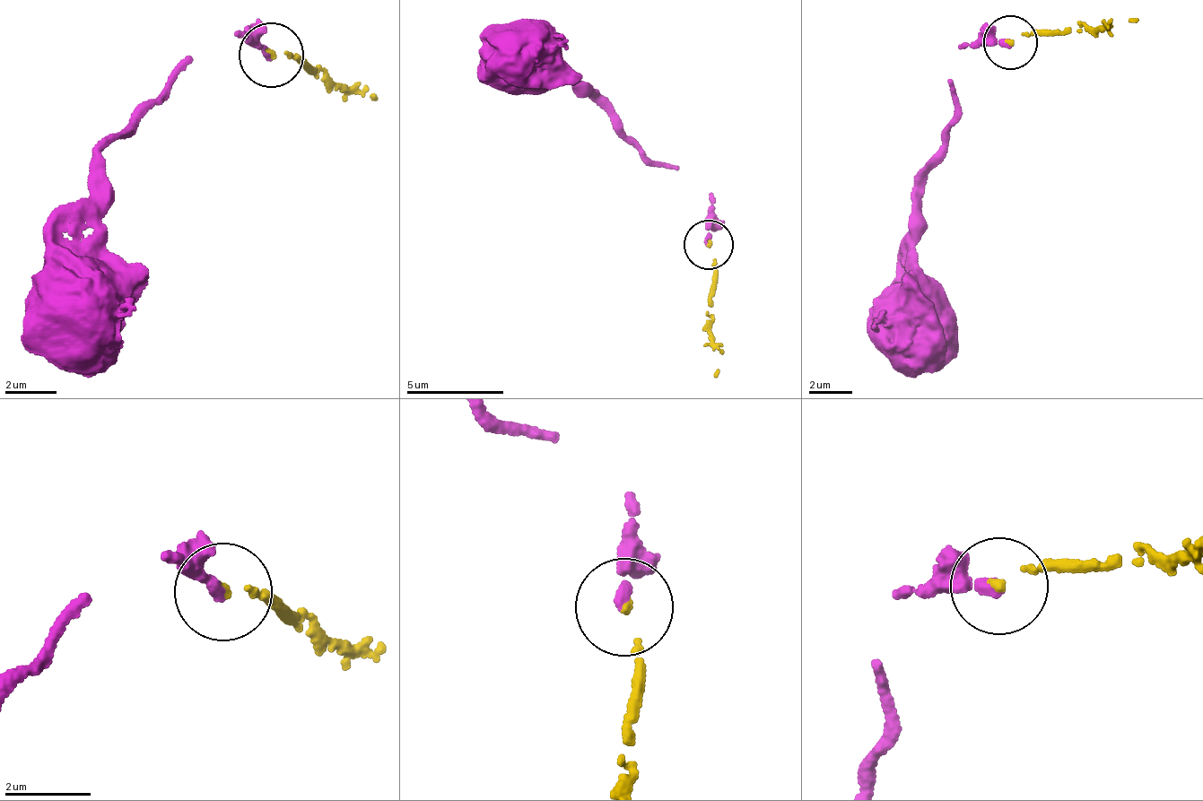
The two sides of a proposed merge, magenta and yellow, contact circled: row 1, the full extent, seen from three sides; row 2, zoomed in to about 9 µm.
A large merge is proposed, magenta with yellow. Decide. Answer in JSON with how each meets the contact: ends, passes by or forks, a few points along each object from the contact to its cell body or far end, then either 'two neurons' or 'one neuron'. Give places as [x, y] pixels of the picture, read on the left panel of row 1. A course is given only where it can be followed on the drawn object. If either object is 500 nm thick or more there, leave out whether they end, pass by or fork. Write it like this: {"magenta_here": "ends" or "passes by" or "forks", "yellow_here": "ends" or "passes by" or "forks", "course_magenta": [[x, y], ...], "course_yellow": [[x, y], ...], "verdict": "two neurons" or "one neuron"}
{"magenta_here": "ends", "yellow_here": "ends", "course_magenta": [[274, 56], [238, 33], [164, 86], [100, 155], [102, 290], [74, 315]], "course_yellow": [[274, 56], [315, 66], [326, 85], [376, 98]], "verdict": "one neuron"}

